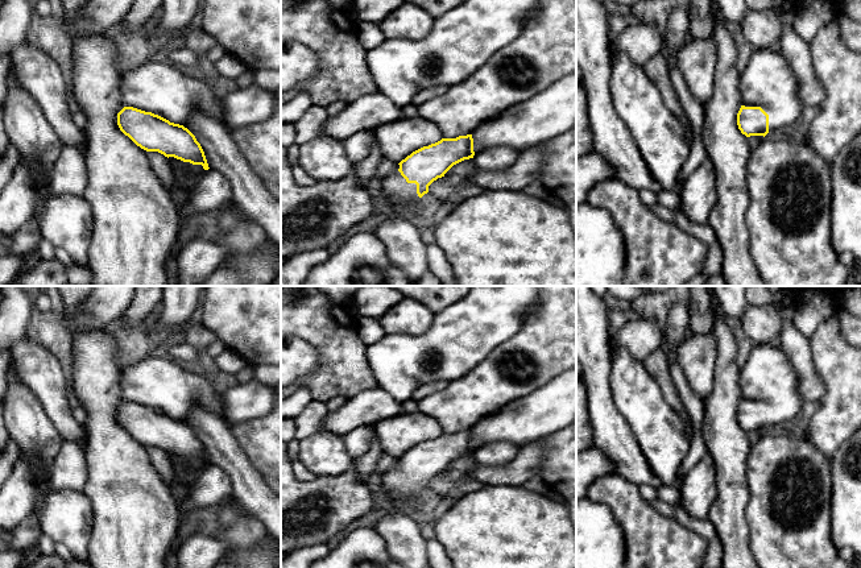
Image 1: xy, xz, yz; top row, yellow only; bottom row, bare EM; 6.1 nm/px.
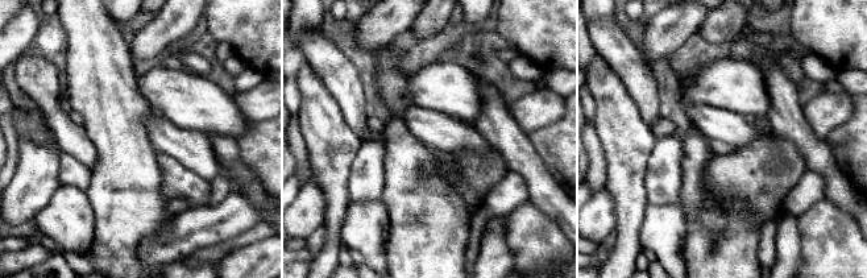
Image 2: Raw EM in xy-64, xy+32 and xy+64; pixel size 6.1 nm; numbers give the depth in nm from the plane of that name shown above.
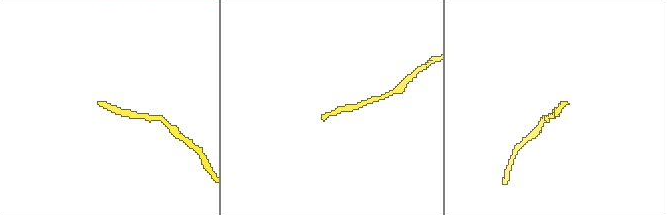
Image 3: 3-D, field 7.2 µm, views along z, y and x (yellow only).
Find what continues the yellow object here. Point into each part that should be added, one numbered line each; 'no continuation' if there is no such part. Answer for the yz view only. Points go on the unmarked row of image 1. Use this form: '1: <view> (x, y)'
1: yz (768, 376)

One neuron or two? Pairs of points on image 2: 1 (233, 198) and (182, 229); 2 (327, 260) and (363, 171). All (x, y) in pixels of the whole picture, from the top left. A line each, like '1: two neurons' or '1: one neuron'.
1: one neuron
2: two neurons

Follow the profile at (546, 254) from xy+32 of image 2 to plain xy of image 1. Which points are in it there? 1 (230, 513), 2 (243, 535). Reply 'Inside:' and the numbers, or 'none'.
Inside: 1, 2

